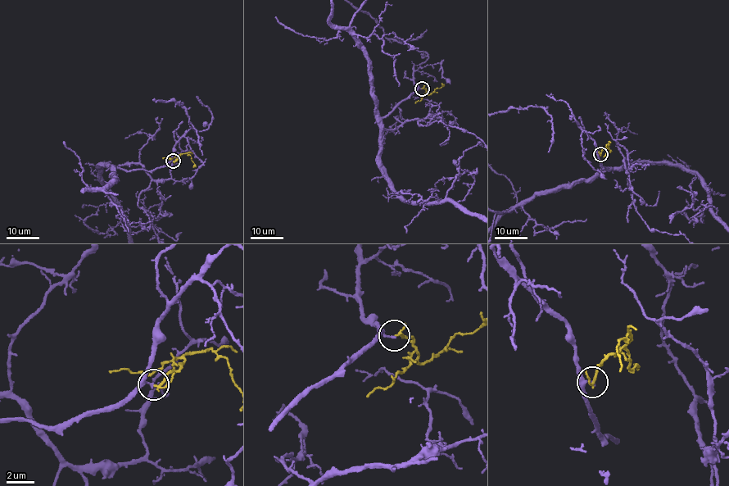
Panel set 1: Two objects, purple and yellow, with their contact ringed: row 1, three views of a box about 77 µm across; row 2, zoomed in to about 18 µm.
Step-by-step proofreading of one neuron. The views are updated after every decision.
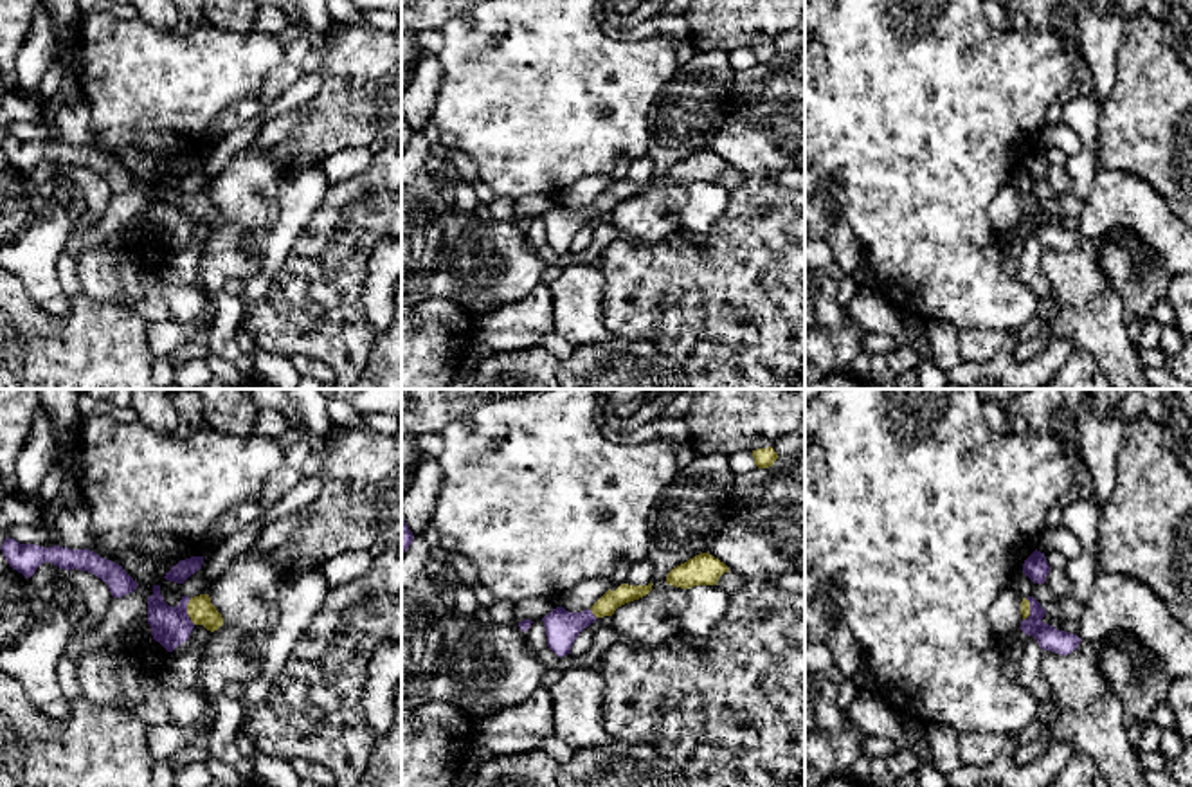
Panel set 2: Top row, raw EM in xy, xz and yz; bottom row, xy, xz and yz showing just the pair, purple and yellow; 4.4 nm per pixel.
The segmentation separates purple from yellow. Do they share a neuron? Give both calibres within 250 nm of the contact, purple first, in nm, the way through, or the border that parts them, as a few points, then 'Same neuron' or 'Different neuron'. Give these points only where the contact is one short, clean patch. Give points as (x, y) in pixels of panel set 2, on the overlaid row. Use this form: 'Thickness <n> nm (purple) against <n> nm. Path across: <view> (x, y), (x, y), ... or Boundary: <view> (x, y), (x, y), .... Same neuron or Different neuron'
Thickness 180 nm (purple) against 120 nm. Path across: xy (170, 625), (186, 611), (200, 609). Same neuron

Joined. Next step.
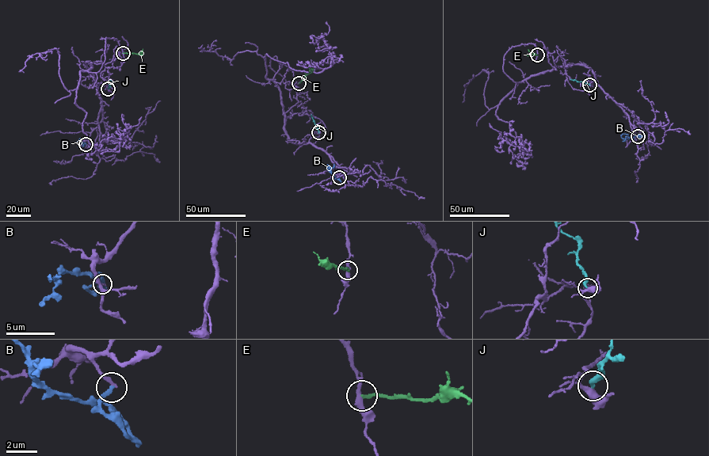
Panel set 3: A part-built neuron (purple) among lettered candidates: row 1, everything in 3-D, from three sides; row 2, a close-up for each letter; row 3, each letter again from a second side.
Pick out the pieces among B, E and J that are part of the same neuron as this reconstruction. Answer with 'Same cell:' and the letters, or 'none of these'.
Same cell: none of these

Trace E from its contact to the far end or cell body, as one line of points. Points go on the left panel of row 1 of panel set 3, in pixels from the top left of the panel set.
E: (123, 53), (139, 54), (142, 49)

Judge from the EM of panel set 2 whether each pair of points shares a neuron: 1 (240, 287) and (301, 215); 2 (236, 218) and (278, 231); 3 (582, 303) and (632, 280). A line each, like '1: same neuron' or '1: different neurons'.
1: same neuron
2: different neurons
3: different neurons

